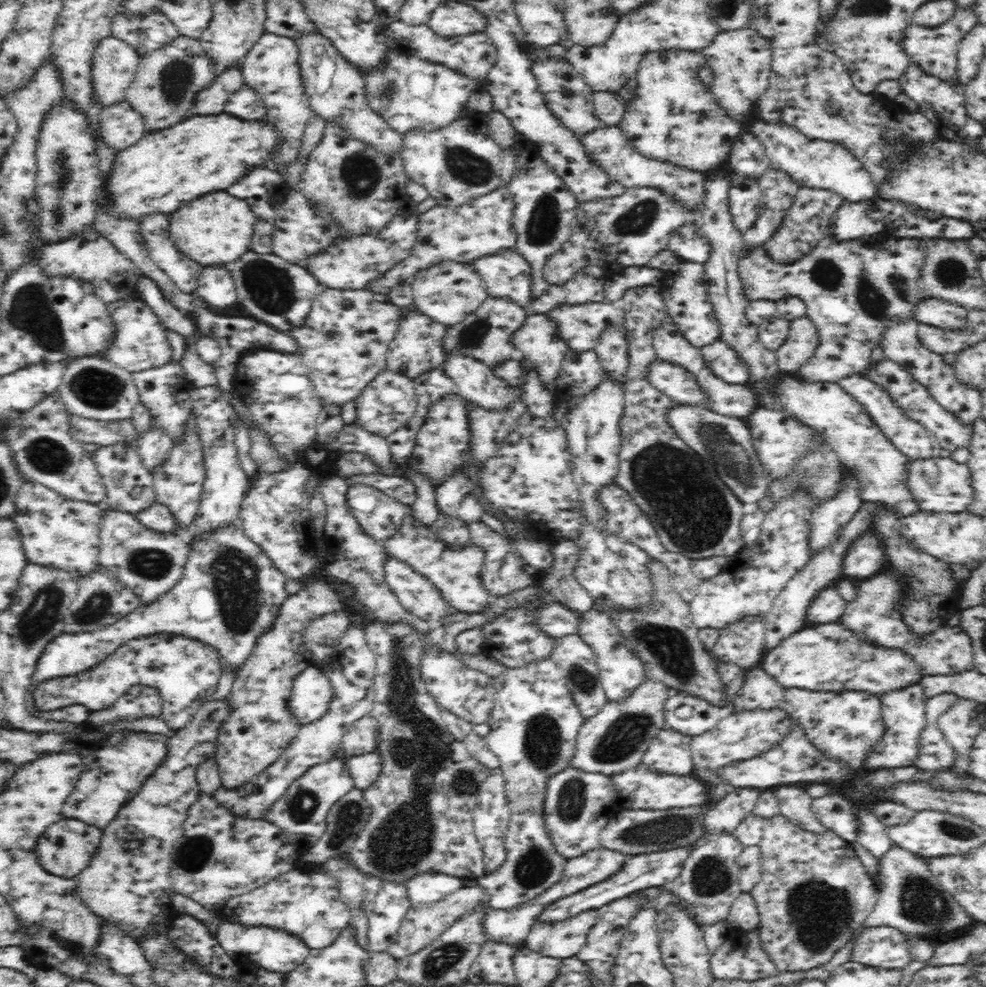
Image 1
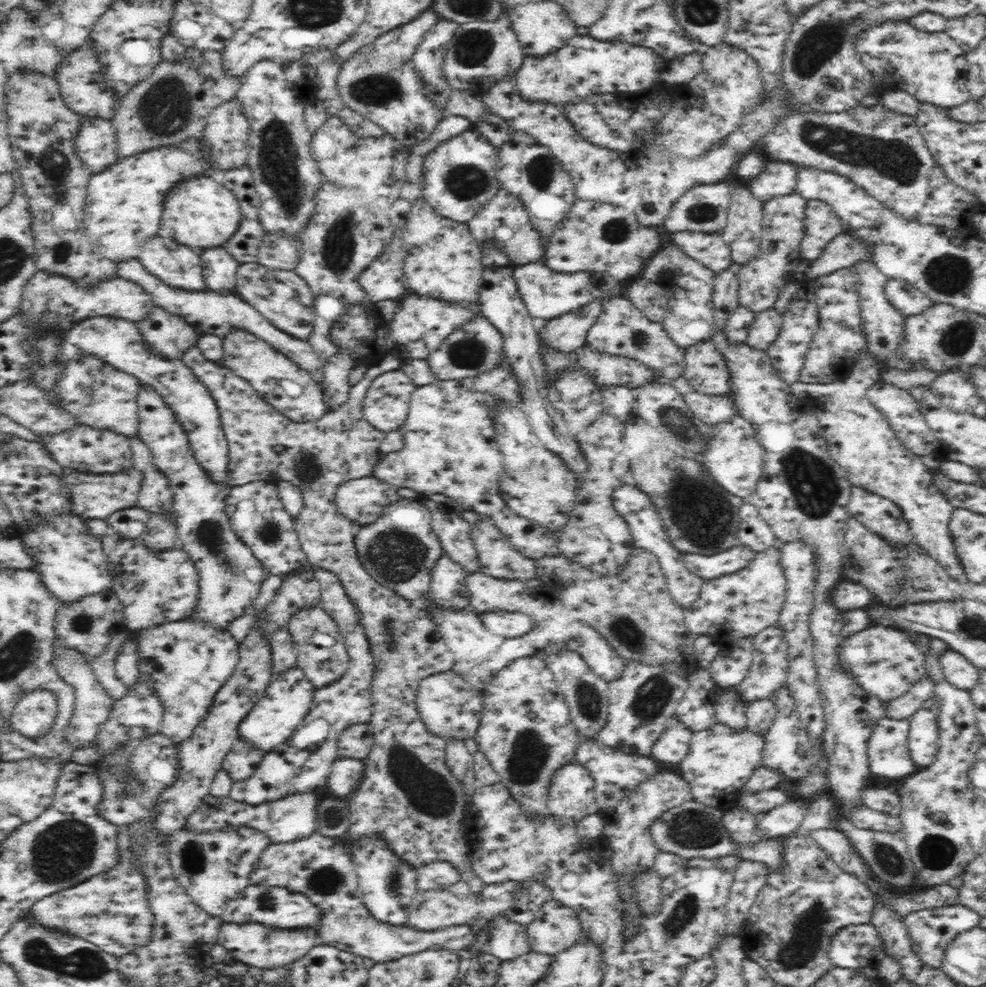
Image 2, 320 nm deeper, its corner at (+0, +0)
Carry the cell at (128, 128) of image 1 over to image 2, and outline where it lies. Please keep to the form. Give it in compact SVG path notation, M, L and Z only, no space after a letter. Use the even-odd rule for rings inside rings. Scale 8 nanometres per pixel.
M84 117L74 144L77 157L92 175L103 172L119 160L115 128L110 119Z

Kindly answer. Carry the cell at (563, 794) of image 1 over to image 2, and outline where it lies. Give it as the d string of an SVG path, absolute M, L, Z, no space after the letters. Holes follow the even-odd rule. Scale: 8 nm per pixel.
M562 766L553 774L548 790L550 814L560 818L562 824L578 824L590 812L600 814L600 808L594 804L594 790L594 780L584 766Z

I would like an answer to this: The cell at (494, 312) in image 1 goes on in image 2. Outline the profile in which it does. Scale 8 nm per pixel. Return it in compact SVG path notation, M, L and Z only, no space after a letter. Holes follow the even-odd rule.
M478 314L464 327L454 330L438 348L428 355L427 361L436 380L462 380L491 371L498 363L505 362L502 333L486 317Z

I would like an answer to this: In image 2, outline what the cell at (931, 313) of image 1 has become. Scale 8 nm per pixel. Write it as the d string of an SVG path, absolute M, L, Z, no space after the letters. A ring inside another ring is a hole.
M888 278L884 285L884 293L891 307L903 318L922 314L934 304L913 284L900 279Z

